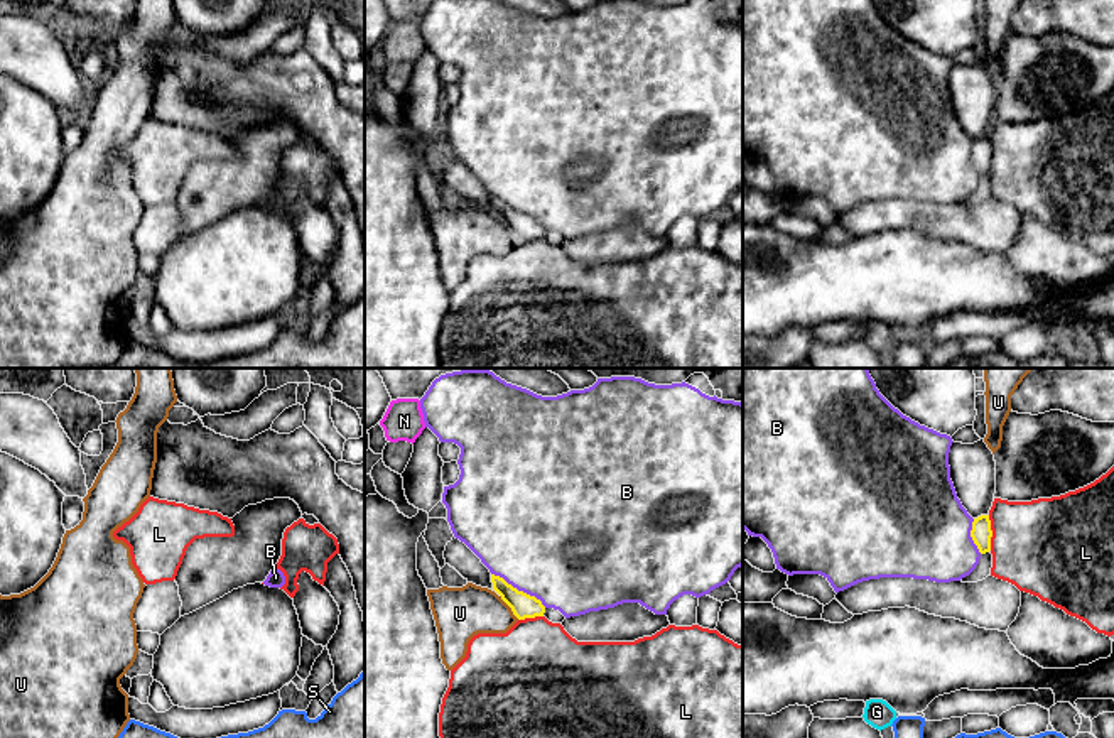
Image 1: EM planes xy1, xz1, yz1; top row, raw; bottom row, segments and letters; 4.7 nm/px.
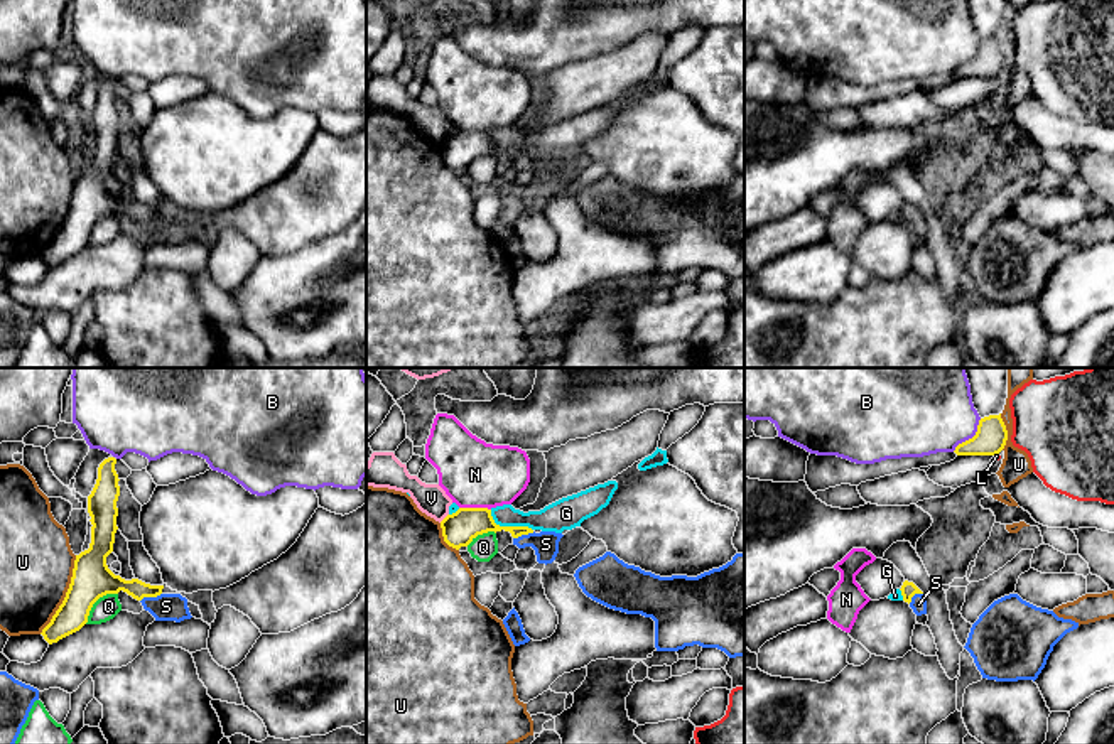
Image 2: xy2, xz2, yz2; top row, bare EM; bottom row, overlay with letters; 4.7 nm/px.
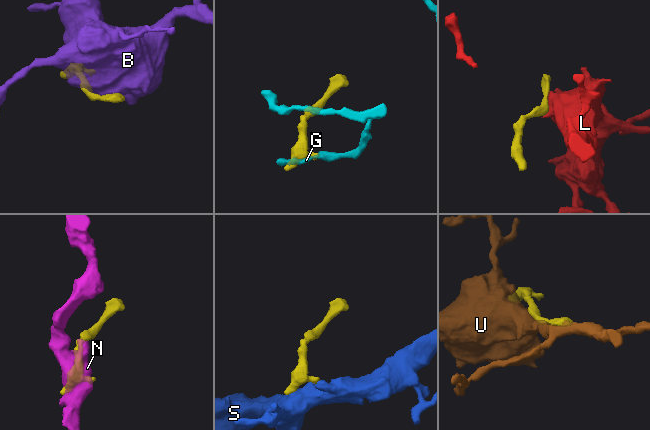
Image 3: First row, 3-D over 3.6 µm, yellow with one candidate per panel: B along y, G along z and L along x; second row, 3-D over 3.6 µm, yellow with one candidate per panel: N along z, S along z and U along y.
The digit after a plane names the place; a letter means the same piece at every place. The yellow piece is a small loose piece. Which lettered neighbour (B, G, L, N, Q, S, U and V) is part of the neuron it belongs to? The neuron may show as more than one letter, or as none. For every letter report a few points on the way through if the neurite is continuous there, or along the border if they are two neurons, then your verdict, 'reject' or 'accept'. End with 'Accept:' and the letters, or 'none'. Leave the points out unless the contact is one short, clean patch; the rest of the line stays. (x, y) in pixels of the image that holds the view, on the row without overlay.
B: reject
G: border xz2 (490, 132), (490, 137), (500, 147), (527, 147), (532, 152); reject
L: accept
N: reject
Q: border xy2 (117, 215), (102, 218), (93, 226), (85, 245); reject
S: reject
U: reject
V: border xz2 (448, 135), (439, 144); reject
Accept: L

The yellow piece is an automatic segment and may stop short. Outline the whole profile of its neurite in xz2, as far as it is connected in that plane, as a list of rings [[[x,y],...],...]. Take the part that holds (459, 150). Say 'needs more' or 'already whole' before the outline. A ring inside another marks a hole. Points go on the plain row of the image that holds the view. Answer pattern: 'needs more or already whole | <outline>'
already whole | [[[459,130],[441,143],[444,164],[459,172],[468,169],[478,157],[488,154],[510,154],[513,160],[533,155],[528,148],[500,148],[488,130]]]

